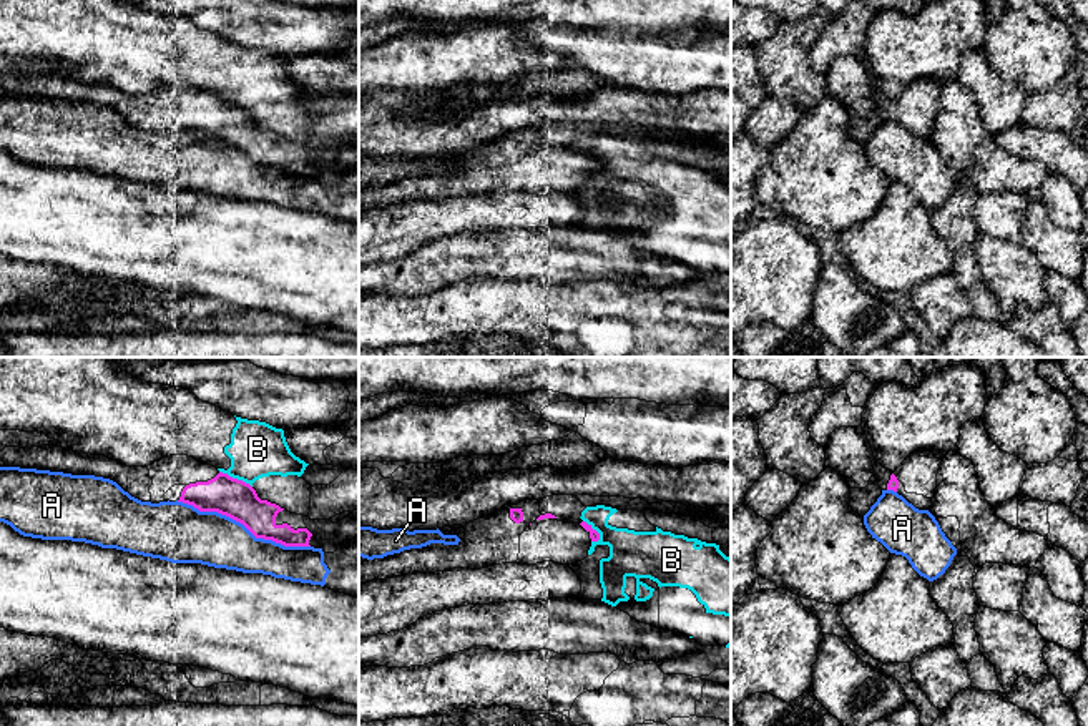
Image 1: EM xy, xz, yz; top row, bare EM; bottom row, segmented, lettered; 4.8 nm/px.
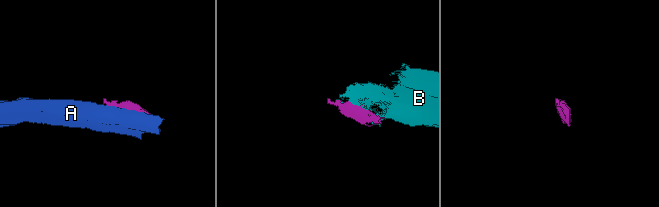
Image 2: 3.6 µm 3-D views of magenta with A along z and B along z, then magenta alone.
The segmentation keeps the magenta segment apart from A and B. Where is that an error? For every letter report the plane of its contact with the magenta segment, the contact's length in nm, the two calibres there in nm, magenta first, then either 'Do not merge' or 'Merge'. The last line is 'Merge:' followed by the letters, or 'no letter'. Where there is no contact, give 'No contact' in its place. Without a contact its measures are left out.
A: Touches magenta in xy. Shared border 700 nm. Thickness 190 nm (magenta) against 260 nm. Do not merge
B: Touches magenta in xy. Shared border 180 nm. Thickness 190 nm (magenta) against 260 nm. Do not merge
Merge: no letter

